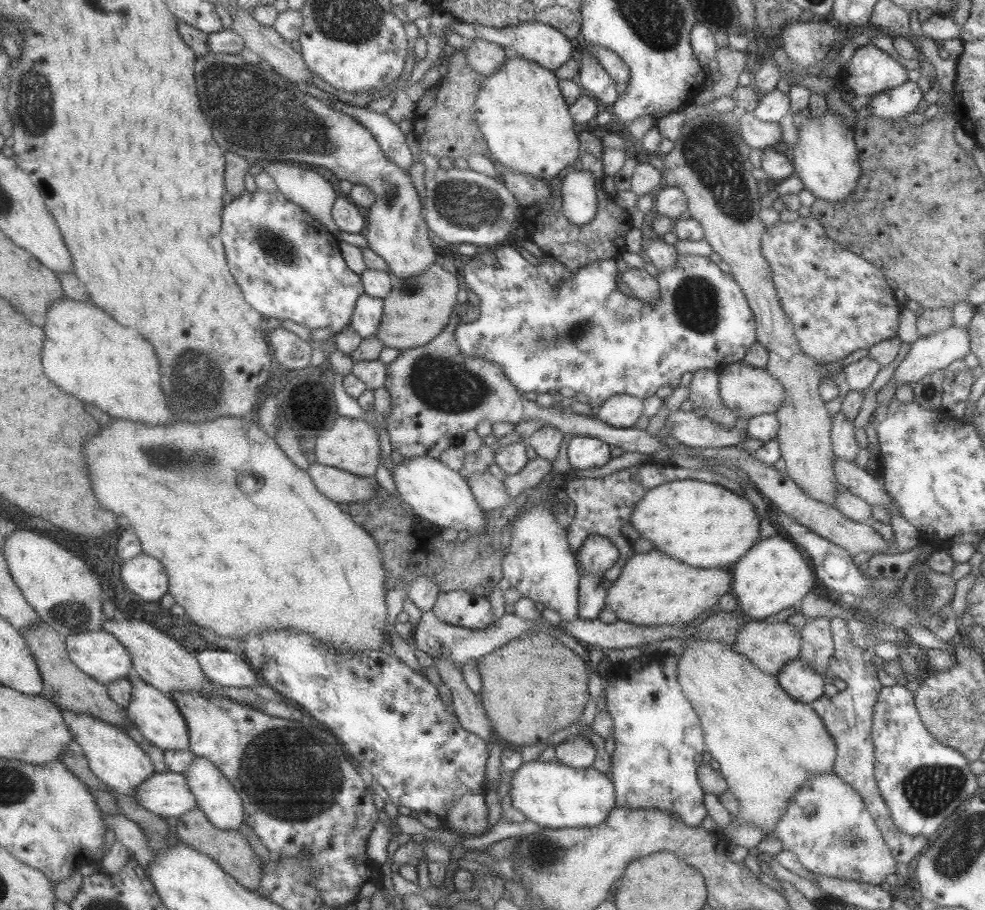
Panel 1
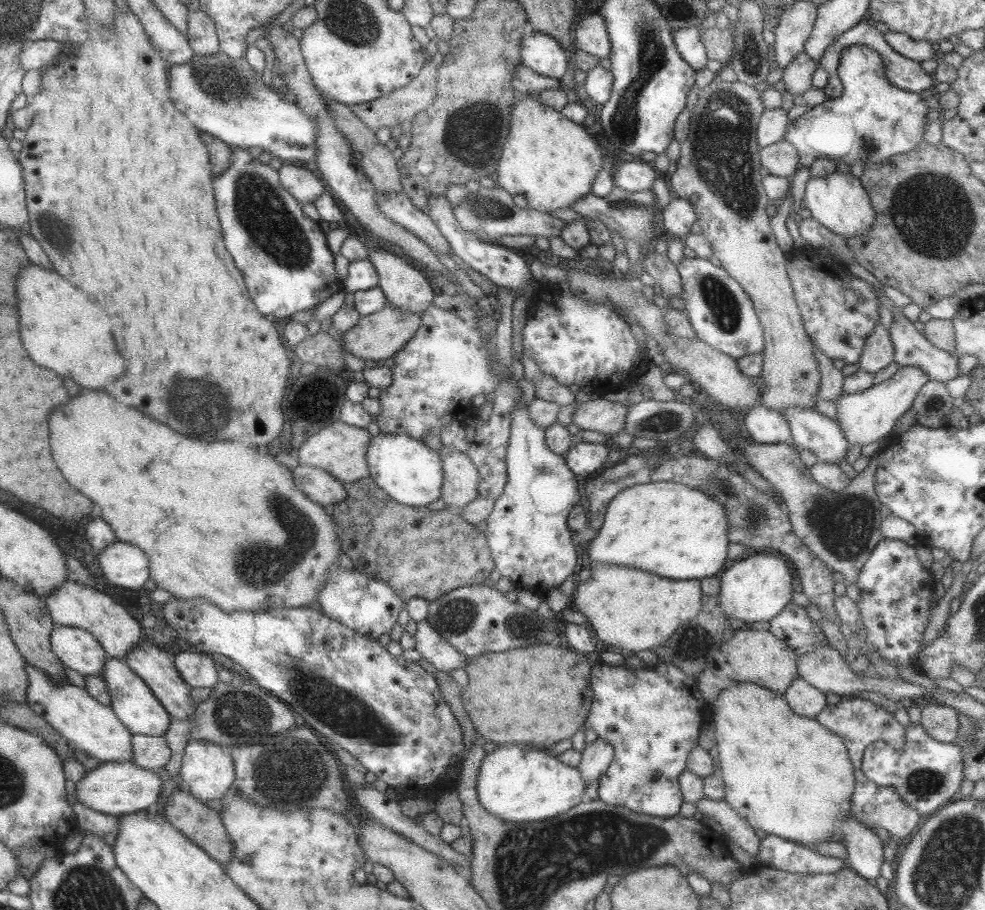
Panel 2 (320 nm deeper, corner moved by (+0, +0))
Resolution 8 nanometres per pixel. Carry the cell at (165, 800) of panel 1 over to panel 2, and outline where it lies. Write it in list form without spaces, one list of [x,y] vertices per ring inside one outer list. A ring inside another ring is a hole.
[[[131,761],[104,762],[88,770],[74,784],[76,799],[87,808],[101,814],[122,815],[147,810],[160,793],[162,782],[158,773],[145,770]]]

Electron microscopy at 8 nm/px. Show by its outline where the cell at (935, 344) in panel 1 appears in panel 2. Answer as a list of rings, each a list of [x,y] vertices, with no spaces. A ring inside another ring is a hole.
[[[899,365],[891,378],[873,384],[863,392],[849,394],[841,391],[834,400],[837,410],[834,421],[841,427],[849,448],[855,444],[863,446],[869,442],[878,442],[888,435],[898,419],[910,409],[919,389],[927,381],[928,376],[920,368]]]

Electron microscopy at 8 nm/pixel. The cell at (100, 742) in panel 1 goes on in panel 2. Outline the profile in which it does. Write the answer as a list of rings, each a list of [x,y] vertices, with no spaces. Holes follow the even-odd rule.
[[[25,663],[27,674],[26,704],[45,722],[48,722],[65,740],[72,749],[77,749],[89,757],[95,757],[99,762],[130,761],[132,734],[127,727],[115,716],[110,706],[97,702],[83,688],[77,688],[69,682],[61,684],[47,678],[41,670]]]

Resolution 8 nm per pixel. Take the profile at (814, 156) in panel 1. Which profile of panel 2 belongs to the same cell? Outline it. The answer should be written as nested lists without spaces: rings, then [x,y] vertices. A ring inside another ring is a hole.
[[[834,171],[827,177],[809,178],[805,184],[802,206],[821,226],[844,238],[864,236],[868,233],[875,218],[870,199],[861,187],[859,178],[853,178],[850,173],[843,175]]]

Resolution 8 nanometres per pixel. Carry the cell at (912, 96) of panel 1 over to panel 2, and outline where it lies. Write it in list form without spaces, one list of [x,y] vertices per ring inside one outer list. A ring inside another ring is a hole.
[[[851,45],[841,51],[836,75],[840,78],[842,91],[835,98],[827,98],[821,104],[809,107],[807,112],[788,122],[783,141],[793,145],[798,156],[798,167],[809,167],[815,159],[843,162],[847,165],[859,161],[878,164],[895,155],[915,149],[921,143],[927,116],[925,100],[919,93],[900,89],[888,81],[879,56],[865,45]]]

